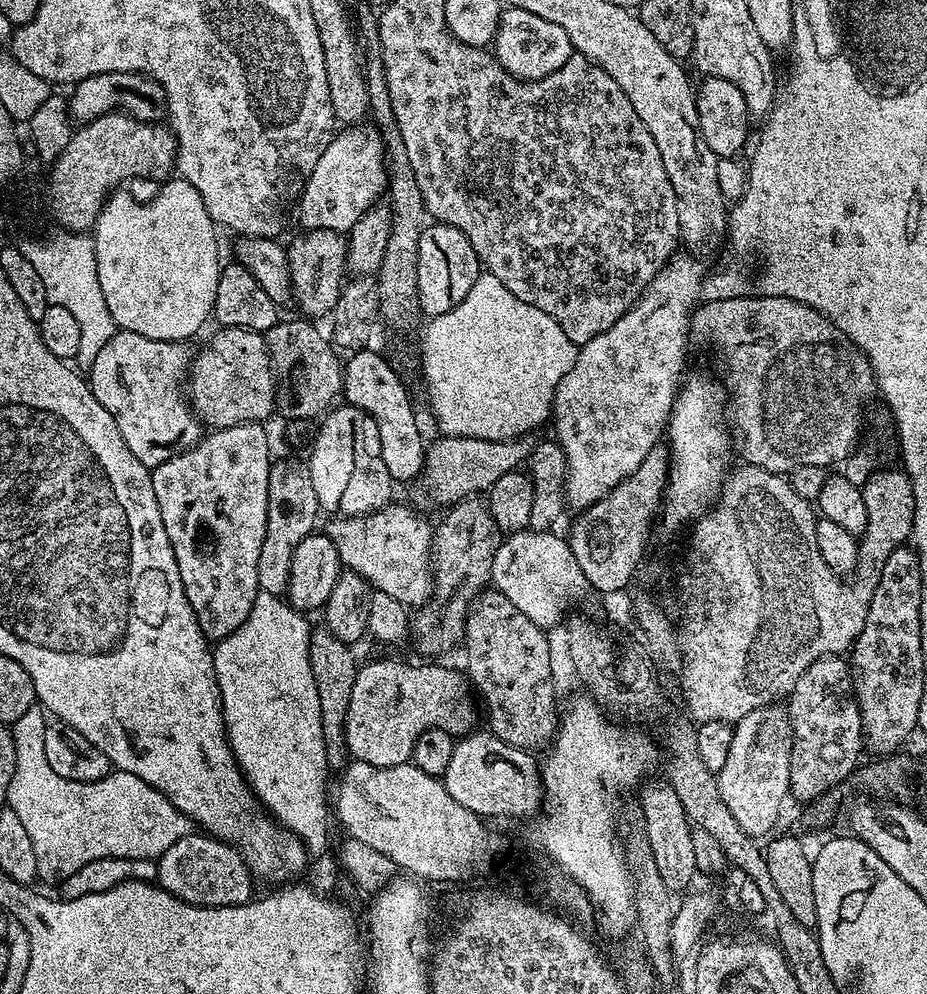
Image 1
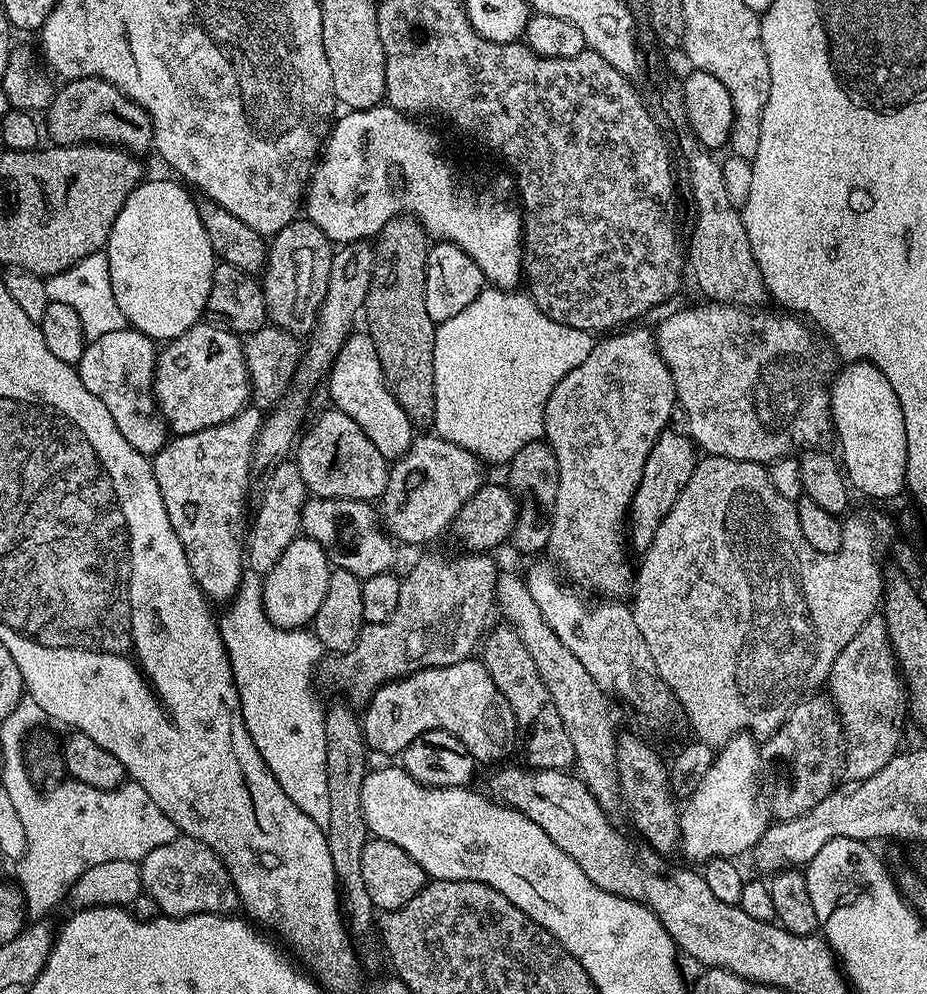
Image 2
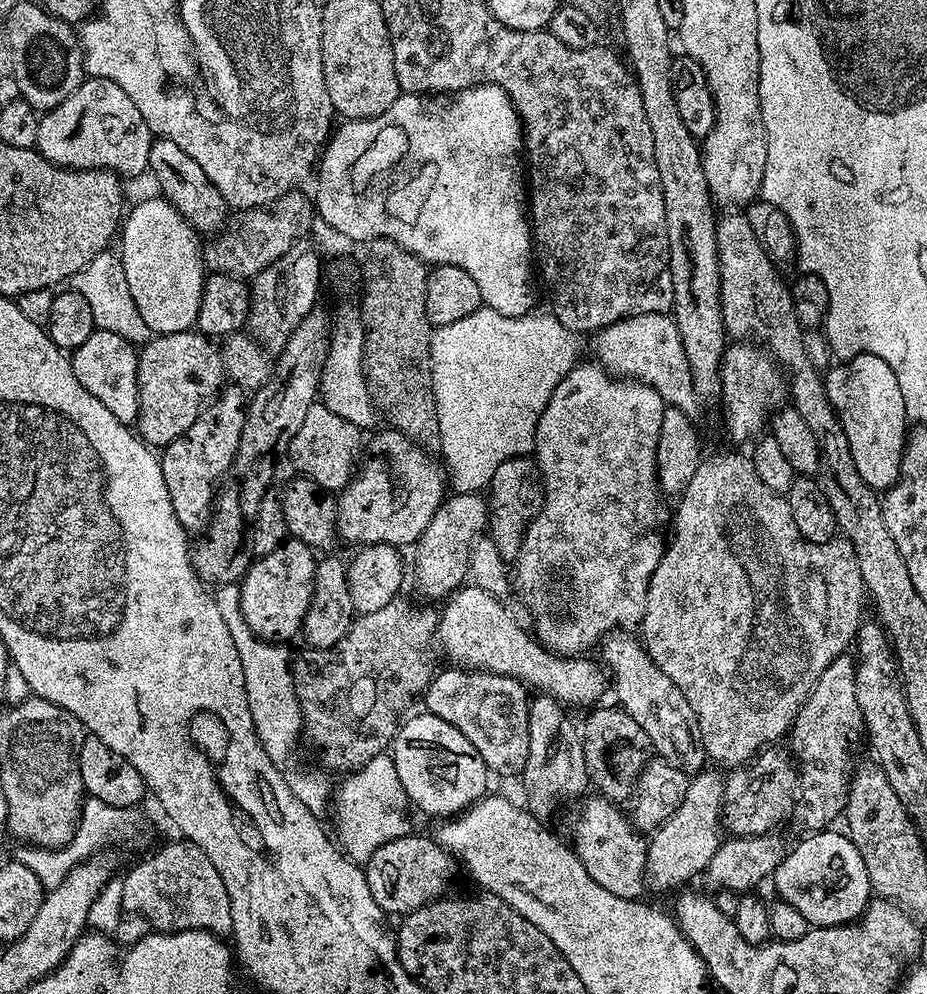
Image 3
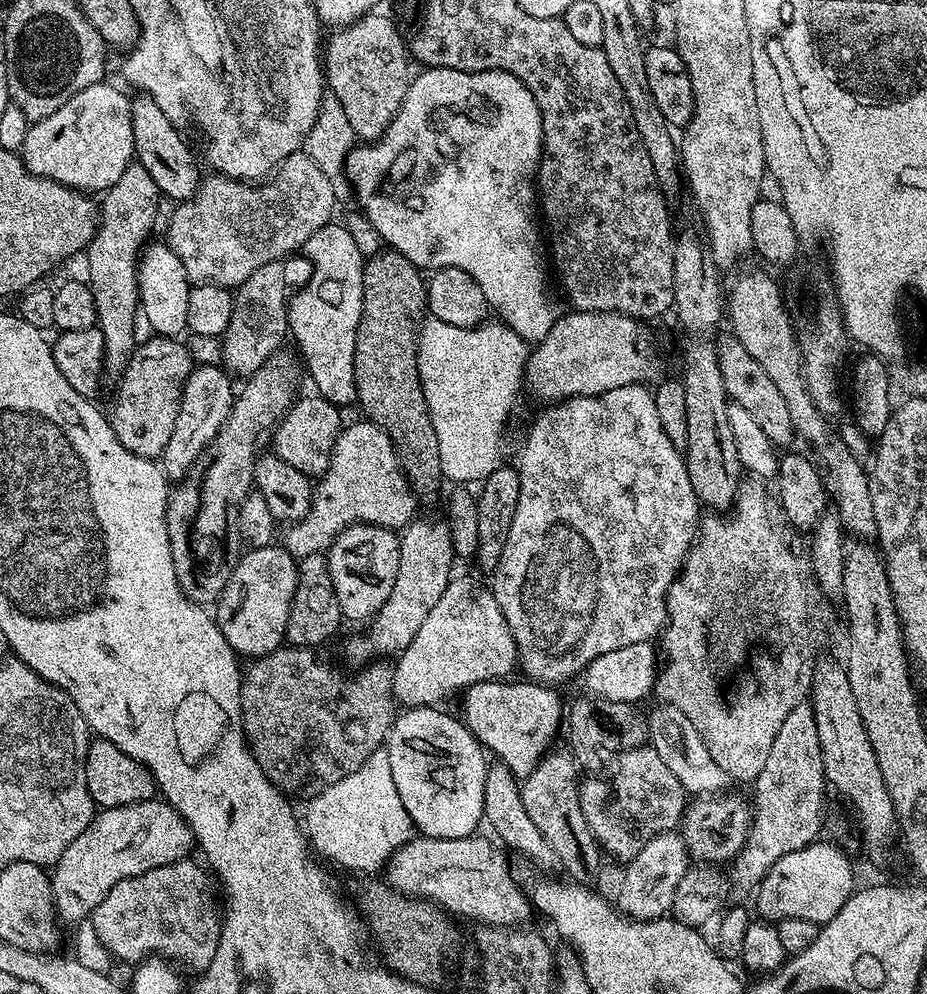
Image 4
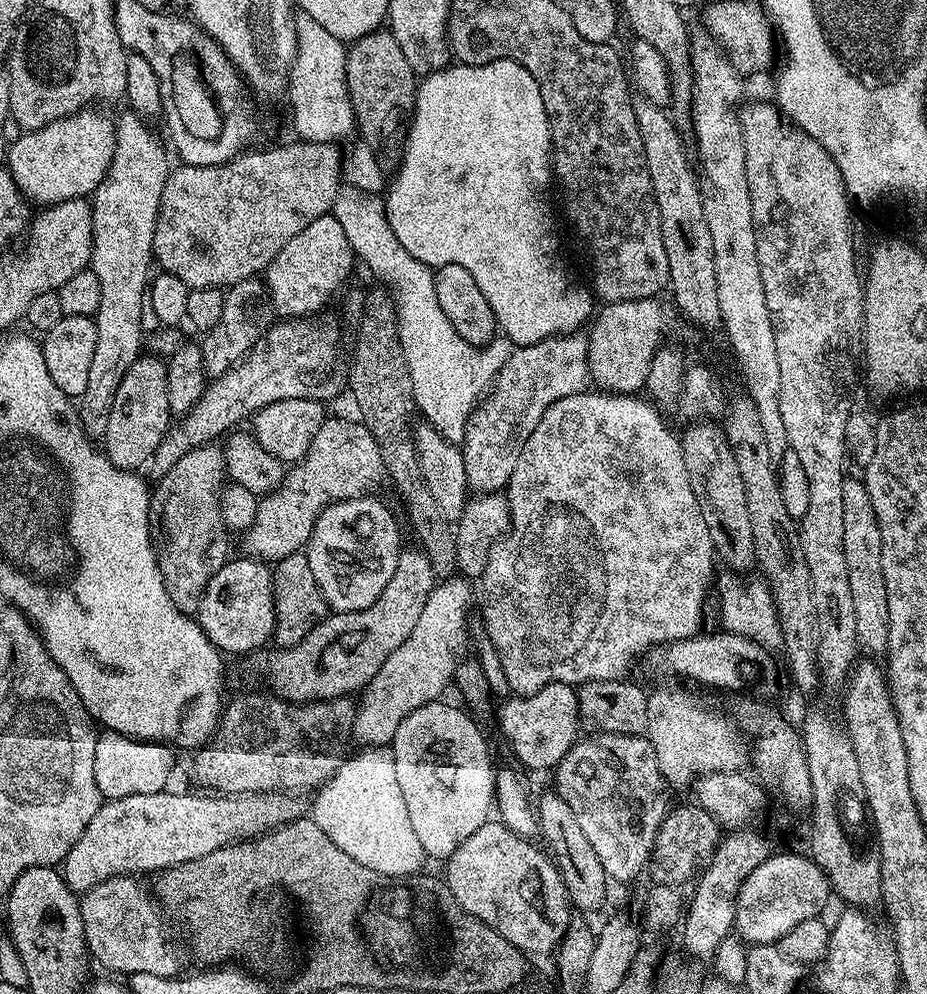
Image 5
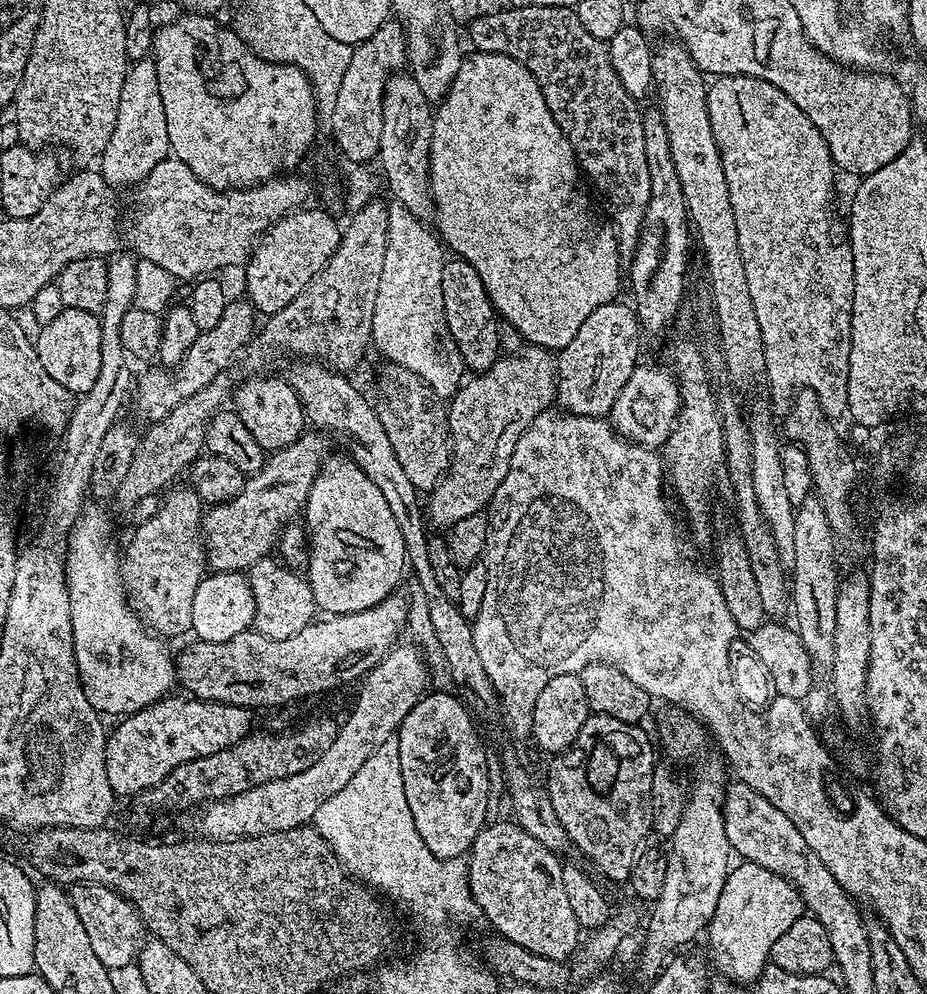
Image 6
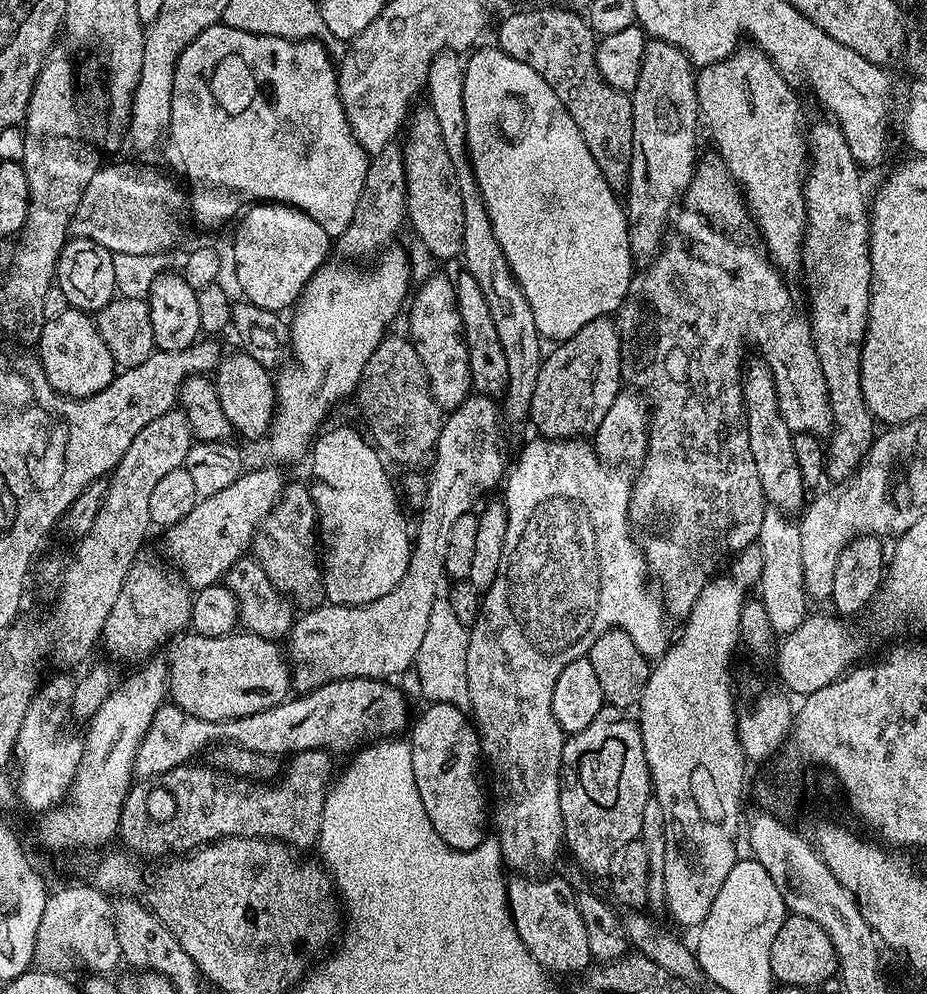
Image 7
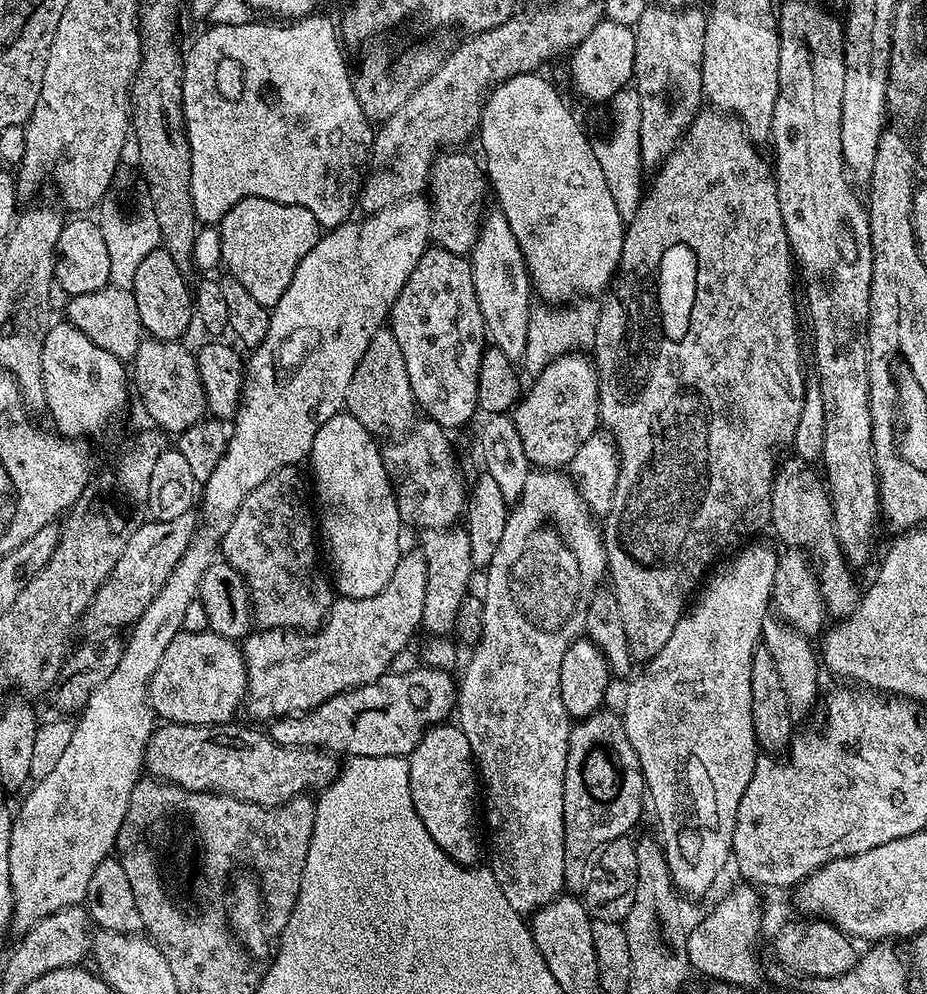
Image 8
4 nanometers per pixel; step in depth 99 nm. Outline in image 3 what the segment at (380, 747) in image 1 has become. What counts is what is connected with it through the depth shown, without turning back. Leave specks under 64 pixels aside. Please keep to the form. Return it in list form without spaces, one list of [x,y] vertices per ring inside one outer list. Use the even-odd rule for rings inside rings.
[[[448,666],[445,672],[437,671],[422,693],[422,701],[431,715],[450,722],[478,750],[489,773],[519,777],[526,766],[530,750],[528,733],[528,705],[530,692],[519,680],[499,676],[493,672],[469,670]]]

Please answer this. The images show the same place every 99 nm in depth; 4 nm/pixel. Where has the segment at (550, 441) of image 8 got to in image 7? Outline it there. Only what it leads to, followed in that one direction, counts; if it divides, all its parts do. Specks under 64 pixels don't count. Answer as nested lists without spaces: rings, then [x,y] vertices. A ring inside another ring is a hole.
[[[601,318],[594,322],[586,322],[578,334],[569,340],[561,340],[555,345],[552,353],[543,357],[538,382],[534,386],[534,398],[530,421],[537,428],[541,437],[549,440],[571,440],[584,438],[595,433],[597,426],[606,418],[606,410],[614,406],[614,398],[622,391],[620,374],[620,331],[611,319]]]

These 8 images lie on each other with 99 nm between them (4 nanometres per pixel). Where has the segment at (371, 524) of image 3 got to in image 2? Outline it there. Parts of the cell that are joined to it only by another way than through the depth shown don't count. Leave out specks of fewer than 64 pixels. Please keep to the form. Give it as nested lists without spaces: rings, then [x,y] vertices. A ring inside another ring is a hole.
[[[435,434],[417,435],[409,448],[389,467],[386,490],[378,501],[384,531],[392,537],[393,541],[401,545],[402,543],[428,544],[431,540],[438,539],[443,532],[449,531],[458,510],[480,489],[481,484],[485,483],[486,476],[483,470],[485,471],[482,461],[474,454],[470,454],[470,450],[462,446],[454,446],[454,442],[444,440]]]

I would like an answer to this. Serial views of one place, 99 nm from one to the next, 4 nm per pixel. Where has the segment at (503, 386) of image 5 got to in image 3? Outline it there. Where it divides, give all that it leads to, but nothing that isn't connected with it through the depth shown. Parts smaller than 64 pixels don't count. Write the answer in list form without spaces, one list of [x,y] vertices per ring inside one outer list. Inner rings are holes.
[[[651,312],[630,316],[627,320],[607,324],[606,327],[599,329],[591,339],[593,339],[592,348],[596,351],[595,359],[605,372],[617,378],[638,380],[642,384],[649,384],[663,398],[667,407],[678,408],[689,414],[695,413],[698,397],[695,390],[692,389],[690,362],[686,362],[686,350],[682,350],[682,334],[678,334],[678,326],[671,315]]]

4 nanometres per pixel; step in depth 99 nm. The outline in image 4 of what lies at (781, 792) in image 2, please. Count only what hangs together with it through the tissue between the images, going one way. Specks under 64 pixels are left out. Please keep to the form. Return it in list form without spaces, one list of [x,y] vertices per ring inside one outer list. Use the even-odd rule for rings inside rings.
[[[708,794],[685,803],[682,835],[693,861],[720,866],[723,860],[731,862],[740,853],[752,825],[752,805],[740,796],[728,795]]]

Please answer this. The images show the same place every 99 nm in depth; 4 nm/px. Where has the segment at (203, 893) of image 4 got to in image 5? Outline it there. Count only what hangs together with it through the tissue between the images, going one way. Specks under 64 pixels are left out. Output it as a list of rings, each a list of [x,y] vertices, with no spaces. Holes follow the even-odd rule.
[[[112,876],[79,897],[89,957],[112,972],[179,977],[180,952],[164,933],[161,909],[153,893],[136,880],[132,876]]]

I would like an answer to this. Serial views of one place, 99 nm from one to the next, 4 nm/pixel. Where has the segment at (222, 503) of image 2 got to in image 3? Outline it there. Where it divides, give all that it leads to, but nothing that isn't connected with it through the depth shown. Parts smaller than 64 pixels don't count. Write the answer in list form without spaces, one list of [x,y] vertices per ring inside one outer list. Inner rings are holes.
[[[236,386],[225,387],[201,408],[193,425],[163,449],[160,456],[162,478],[166,478],[166,490],[170,494],[174,514],[189,533],[199,533],[212,515],[218,485],[231,469],[247,413],[245,393]]]

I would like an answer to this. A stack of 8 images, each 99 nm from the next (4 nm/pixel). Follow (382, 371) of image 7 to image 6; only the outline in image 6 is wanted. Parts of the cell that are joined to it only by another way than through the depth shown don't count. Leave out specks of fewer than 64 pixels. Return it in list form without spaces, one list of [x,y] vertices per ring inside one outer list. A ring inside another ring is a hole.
[[[392,364],[380,376],[378,411],[382,426],[390,438],[390,446],[394,446],[394,454],[398,454],[402,470],[406,470],[417,492],[431,494],[448,475],[448,465],[452,459],[445,401],[436,396],[434,390],[430,390],[430,386],[418,378],[418,374]]]

